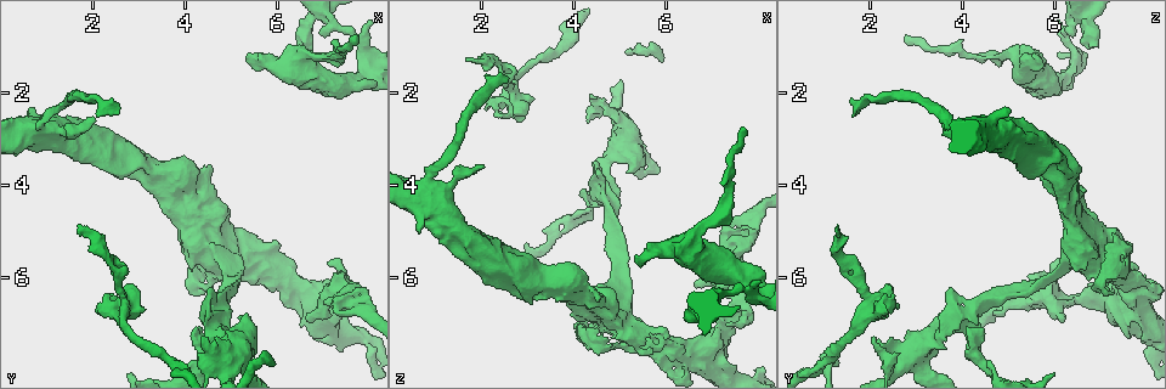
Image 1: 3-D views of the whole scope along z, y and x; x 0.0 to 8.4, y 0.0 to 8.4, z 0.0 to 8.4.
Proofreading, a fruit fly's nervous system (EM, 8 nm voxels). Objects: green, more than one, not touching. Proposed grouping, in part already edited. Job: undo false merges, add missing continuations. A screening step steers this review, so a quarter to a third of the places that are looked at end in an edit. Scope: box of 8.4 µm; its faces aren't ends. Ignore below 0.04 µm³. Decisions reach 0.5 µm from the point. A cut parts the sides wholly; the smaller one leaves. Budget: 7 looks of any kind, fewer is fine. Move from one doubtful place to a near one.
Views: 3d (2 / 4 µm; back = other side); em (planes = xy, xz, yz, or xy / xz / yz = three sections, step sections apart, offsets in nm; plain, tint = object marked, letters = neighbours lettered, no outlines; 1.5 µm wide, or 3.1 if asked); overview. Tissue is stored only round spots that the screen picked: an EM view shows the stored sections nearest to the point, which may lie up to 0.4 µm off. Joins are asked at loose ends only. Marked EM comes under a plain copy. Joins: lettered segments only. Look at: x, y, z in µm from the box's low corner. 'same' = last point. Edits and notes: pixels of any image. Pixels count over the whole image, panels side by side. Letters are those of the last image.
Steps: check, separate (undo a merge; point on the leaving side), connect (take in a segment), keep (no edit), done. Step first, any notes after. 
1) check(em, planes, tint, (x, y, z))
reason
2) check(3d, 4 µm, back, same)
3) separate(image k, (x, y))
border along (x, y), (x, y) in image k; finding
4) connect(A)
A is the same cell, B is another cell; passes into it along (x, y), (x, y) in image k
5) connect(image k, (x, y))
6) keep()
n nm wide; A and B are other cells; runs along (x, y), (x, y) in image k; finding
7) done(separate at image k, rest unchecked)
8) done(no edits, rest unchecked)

check(em, planes, letters, (4.35, 7.25, 2.10))
an open end

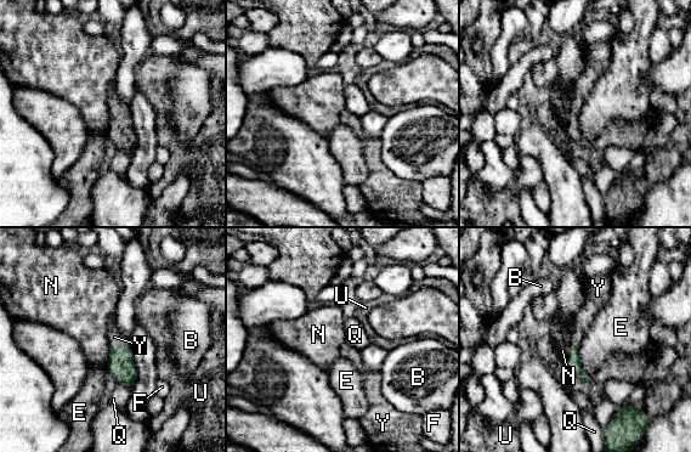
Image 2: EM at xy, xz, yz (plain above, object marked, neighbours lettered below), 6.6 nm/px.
connect(Y)
E touches over 220 nm; Y is the same cell, B, E, F, N, Q and U are other cells; the neuron continues

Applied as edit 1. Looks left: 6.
check(em, planes, letters, (1.70, 4.90, 1.30))
thin end

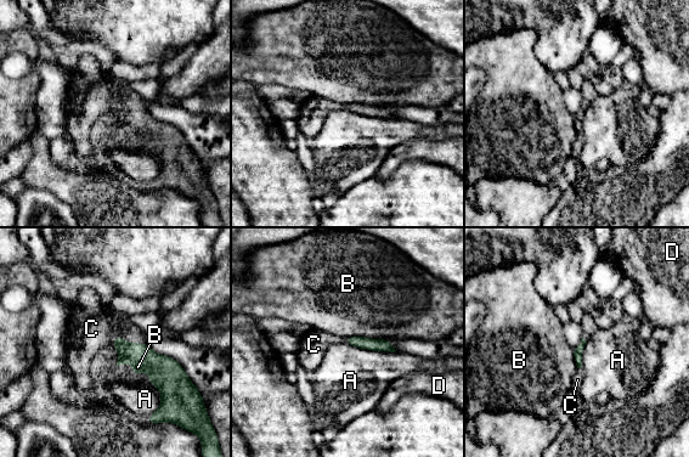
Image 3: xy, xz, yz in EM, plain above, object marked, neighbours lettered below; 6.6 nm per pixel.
connect(C)
C is the same cell, A, B and D are other cells; passes into it along (158, 366), (129, 343), (94, 329) in image 3; it goes on there

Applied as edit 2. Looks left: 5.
check(3d, 4 µm, (7.75, 1.70, 6.15))
calibre changes

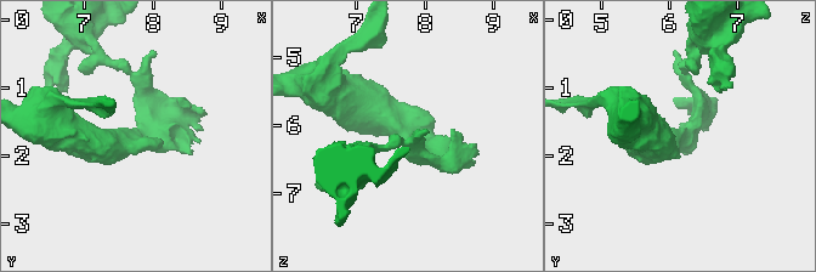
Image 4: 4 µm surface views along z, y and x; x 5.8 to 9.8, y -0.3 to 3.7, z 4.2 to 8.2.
check(em, planes, tint, (7.80, 1.75, 6.15))
need the tissue

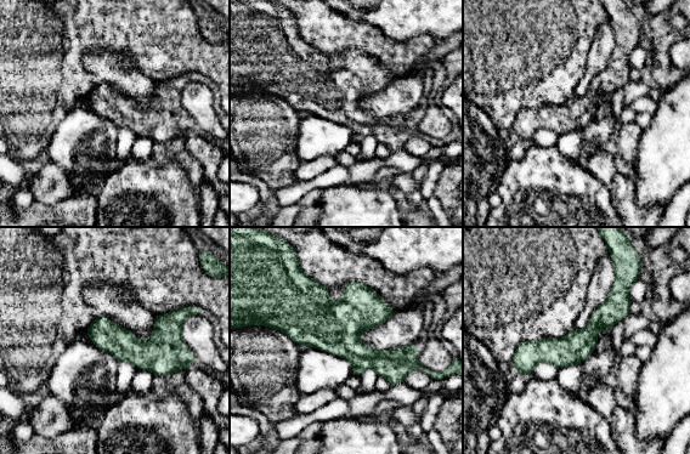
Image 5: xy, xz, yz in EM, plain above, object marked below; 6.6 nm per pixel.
check(em, planes, letters, same)
see the neighbours

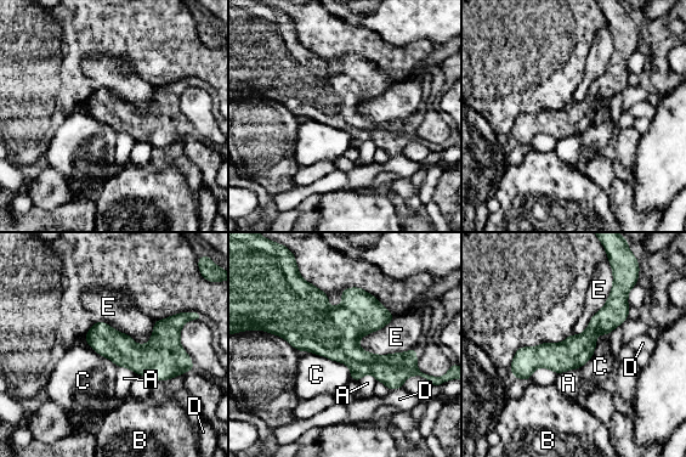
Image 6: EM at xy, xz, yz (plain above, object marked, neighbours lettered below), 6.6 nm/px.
keep()
A, B, C, D and E are other cells; runs along (275, 331), (414, 371) in image 6; continuous, no second neuron

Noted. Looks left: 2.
done(connect at image 2, connect at image 3, rest unchecked)

